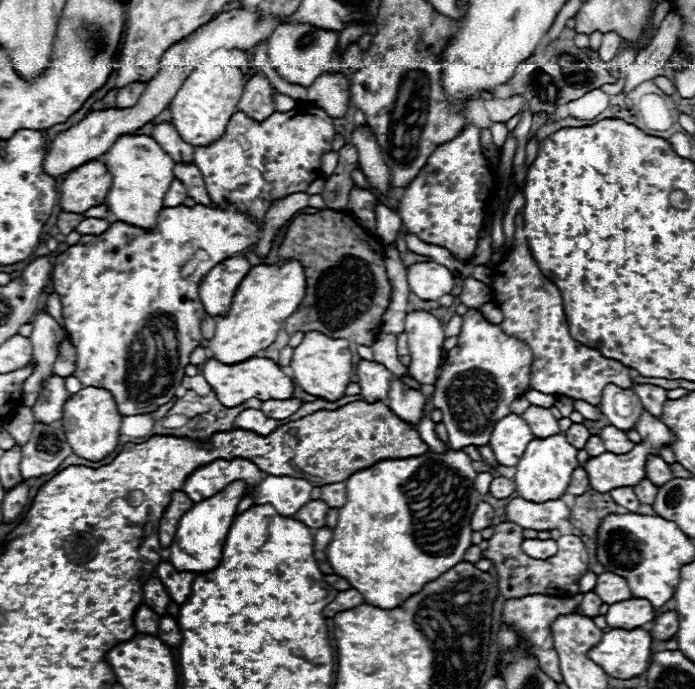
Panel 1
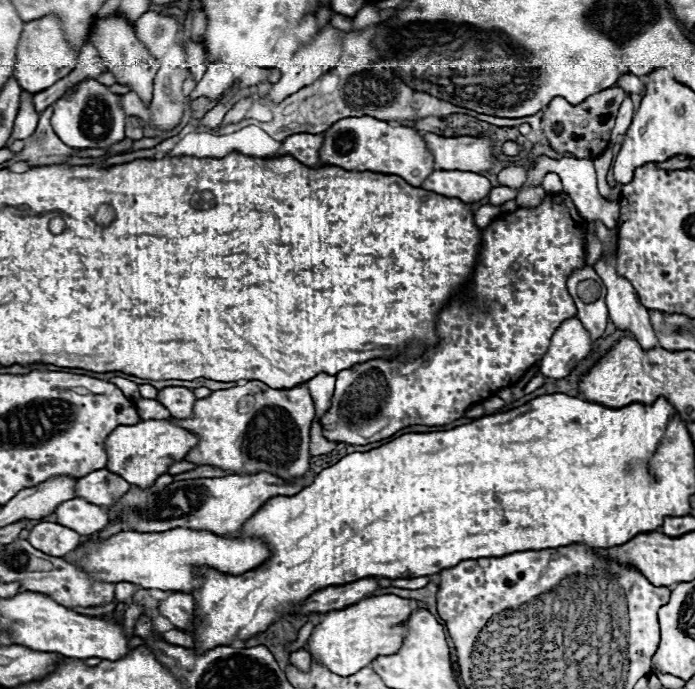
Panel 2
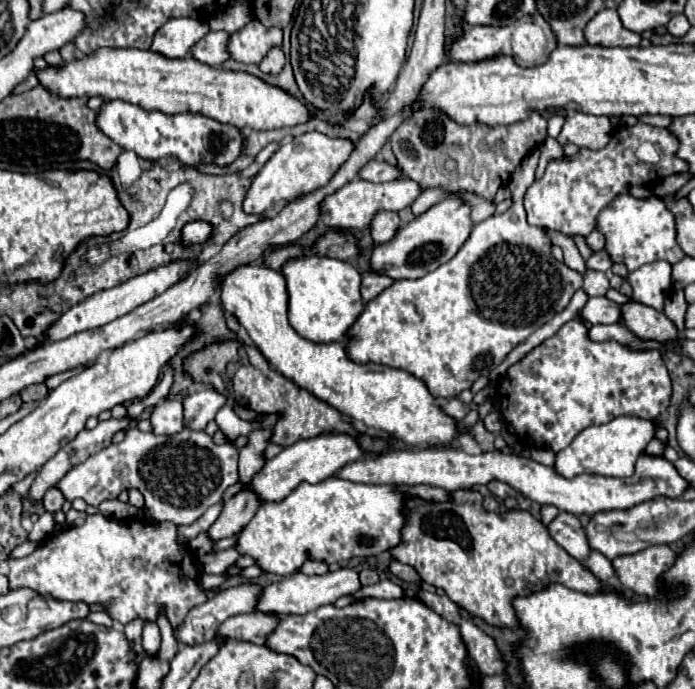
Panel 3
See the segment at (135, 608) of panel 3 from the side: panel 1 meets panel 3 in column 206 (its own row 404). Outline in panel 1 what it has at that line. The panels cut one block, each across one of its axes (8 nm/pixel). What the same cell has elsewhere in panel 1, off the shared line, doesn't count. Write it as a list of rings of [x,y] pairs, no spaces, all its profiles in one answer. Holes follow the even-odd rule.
[[[516,216],[516,232],[514,244],[510,246],[508,256],[496,264],[492,276],[492,300],[502,310],[504,320],[500,328],[516,336],[522,342],[530,342],[532,350],[532,370],[530,370],[530,386],[542,394],[568,396],[572,400],[584,400],[592,406],[600,406],[602,390],[606,384],[616,384],[620,388],[630,388],[630,368],[604,358],[598,350],[586,348],[570,336],[568,320],[562,308],[562,296],[554,282],[550,282],[534,262],[526,236],[524,236],[524,218]]]

